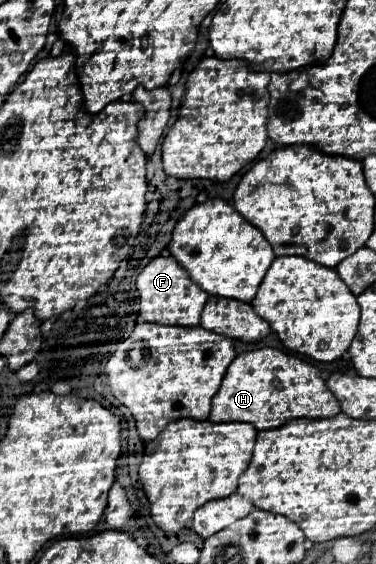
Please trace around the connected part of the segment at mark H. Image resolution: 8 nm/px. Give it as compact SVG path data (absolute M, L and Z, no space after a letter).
M263 347L235 357L229 365L221 389L213 397L209 421L251 423L257 431L267 431L291 419L325 419L335 417L339 411L339 401L327 389L317 367L287 351Z

